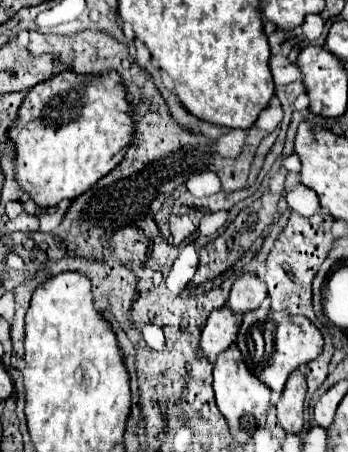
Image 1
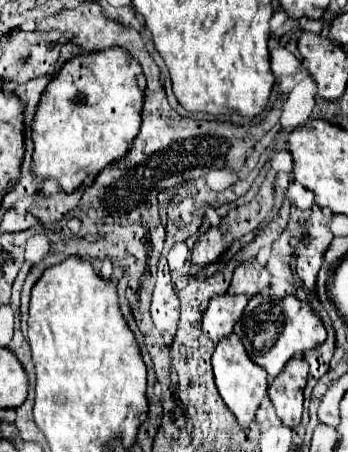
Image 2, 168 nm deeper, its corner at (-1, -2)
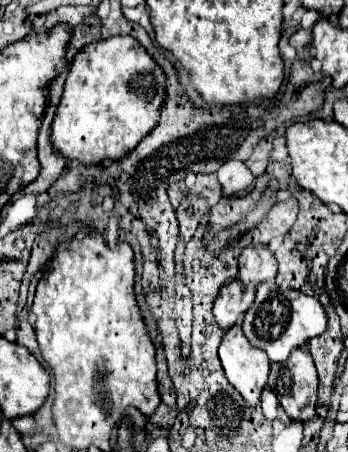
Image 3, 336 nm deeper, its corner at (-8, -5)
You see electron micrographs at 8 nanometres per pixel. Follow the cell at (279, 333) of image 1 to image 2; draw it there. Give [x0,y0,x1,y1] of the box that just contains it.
[235,294,327,378]

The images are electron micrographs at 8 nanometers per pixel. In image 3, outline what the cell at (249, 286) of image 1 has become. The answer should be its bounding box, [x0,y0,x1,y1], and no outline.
[238,245,278,285]

